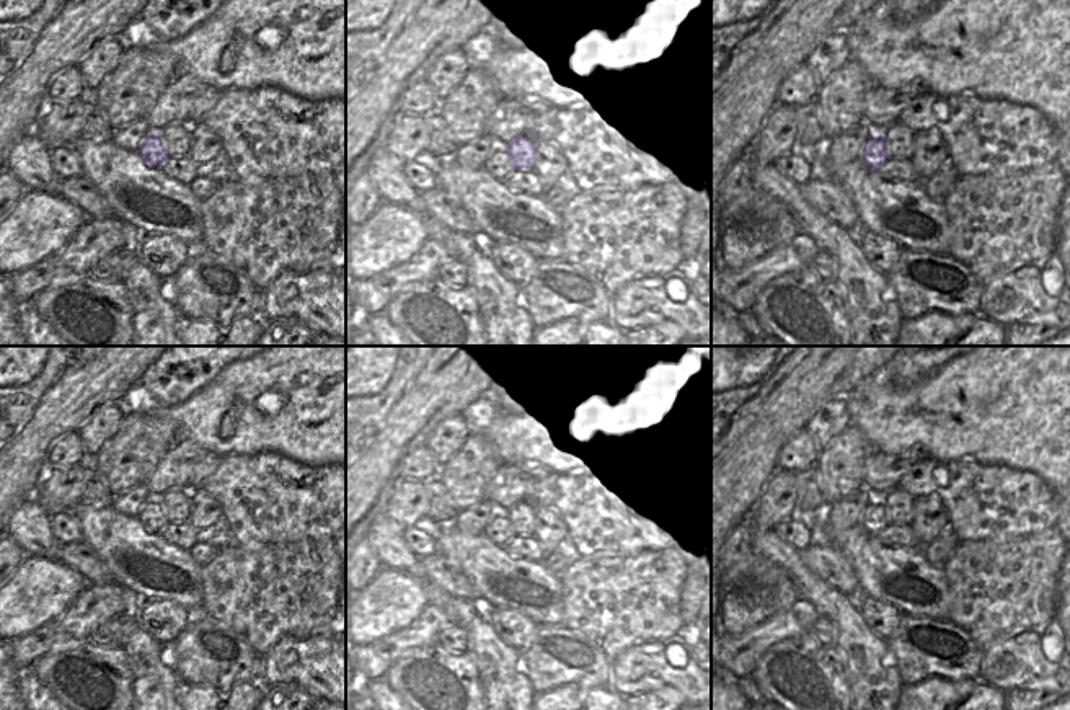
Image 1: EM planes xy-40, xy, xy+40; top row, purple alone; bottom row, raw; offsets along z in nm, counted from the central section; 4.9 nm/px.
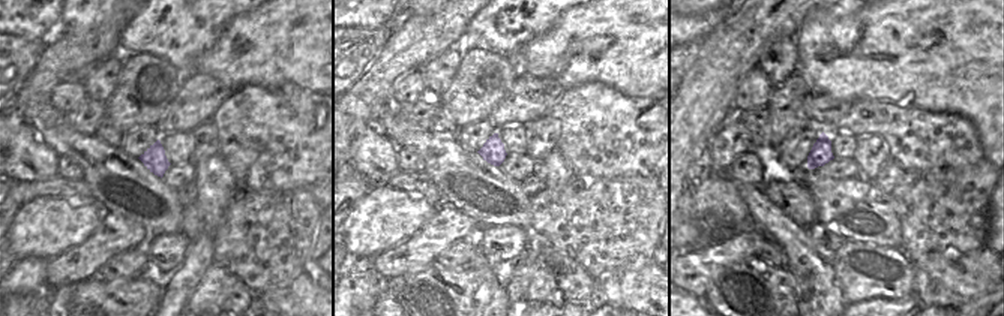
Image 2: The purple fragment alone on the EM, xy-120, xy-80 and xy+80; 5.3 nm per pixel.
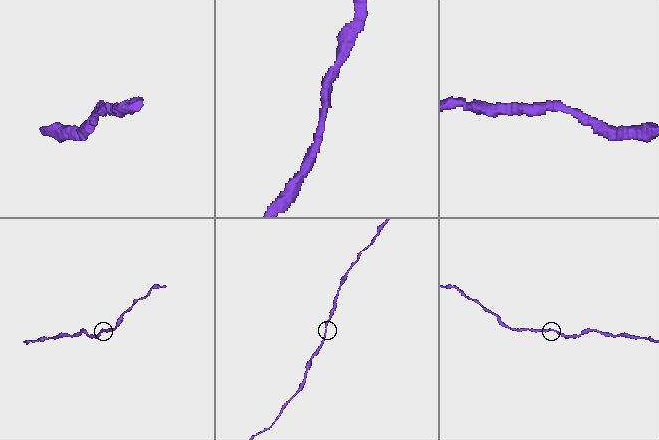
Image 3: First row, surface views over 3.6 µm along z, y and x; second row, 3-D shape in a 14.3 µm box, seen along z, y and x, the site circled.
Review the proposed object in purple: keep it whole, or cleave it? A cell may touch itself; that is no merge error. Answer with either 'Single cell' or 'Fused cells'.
Single cell

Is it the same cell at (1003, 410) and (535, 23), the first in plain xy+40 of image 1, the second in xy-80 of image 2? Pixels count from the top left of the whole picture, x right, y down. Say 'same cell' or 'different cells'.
different cells

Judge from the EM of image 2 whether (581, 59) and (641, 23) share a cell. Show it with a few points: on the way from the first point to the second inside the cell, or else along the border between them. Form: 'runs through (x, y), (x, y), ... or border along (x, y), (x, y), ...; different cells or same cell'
runs through (596, 44), (610, 41), (614, 36), (626, 36); same cell

